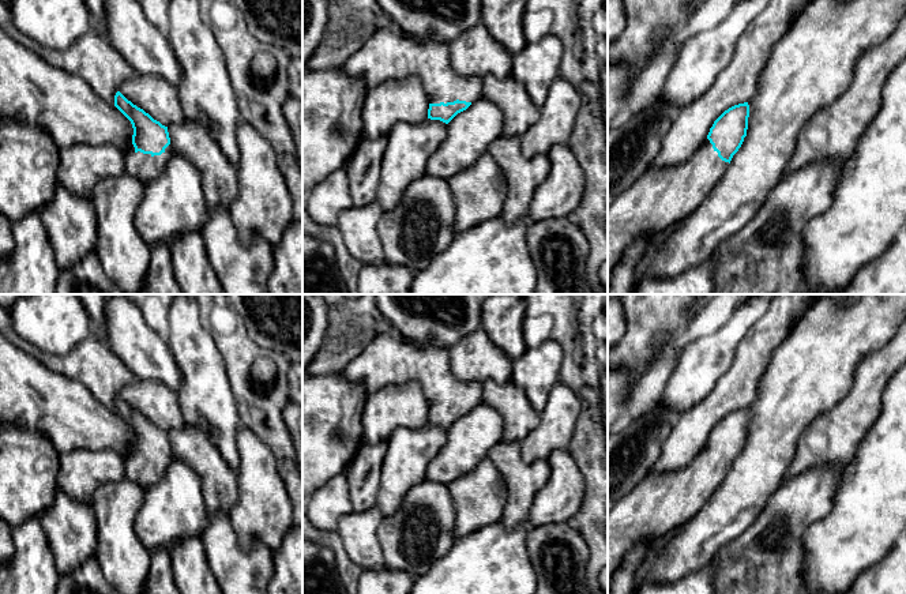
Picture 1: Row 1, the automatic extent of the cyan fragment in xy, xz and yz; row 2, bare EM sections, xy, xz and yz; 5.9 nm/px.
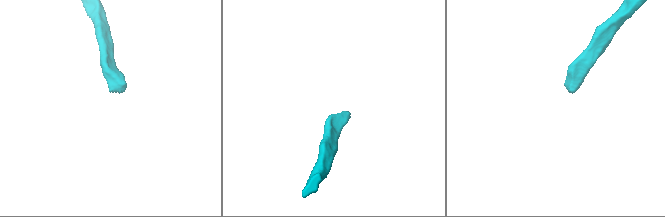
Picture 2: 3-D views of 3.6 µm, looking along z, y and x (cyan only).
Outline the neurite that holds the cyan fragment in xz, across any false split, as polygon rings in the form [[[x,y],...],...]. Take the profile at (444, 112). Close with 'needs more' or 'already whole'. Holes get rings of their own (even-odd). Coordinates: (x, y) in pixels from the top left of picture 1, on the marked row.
[[[398,27],[377,30],[342,69],[346,75],[362,76],[368,91],[384,82],[417,76],[429,98],[428,119],[446,124],[482,95],[481,76],[462,76],[454,71],[448,42]]]; needs more

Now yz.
[[[748,102],[729,108],[714,121],[707,139],[689,159],[659,170],[647,169],[612,203],[608,208],[608,283],[634,240],[640,236],[650,240],[655,233],[685,219],[703,203],[741,147],[747,136],[748,117]]]; needs more

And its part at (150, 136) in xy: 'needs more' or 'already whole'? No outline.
needs more

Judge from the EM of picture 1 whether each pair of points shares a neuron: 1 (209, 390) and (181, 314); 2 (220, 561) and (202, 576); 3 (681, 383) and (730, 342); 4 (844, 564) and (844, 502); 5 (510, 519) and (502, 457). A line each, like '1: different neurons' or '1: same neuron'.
1: same neuron
2: different neurons
3: same neuron
4: same neuron
5: same neuron

